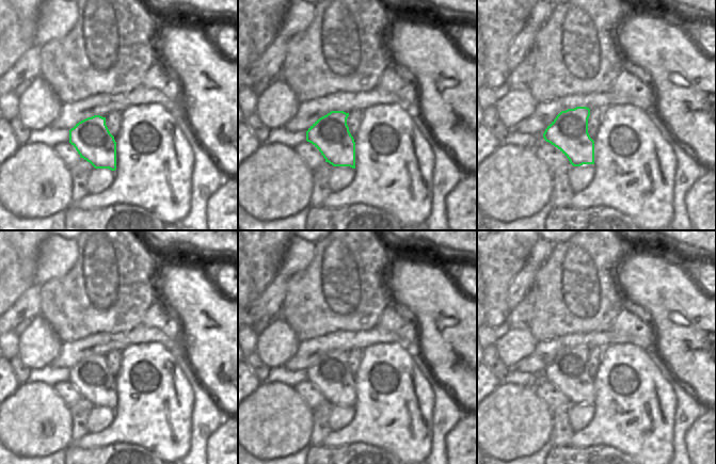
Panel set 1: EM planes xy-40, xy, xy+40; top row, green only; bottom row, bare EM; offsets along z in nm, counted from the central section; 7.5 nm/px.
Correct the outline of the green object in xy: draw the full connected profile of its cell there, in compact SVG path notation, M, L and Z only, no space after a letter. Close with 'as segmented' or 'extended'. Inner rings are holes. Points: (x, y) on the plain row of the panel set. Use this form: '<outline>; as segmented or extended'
M331 350L308 367L306 380L333 405L355 407L355 381L347 364L348 355L344 350Z; as segmented

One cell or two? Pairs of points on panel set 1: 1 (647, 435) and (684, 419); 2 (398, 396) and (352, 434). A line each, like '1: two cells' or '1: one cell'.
1: two cells
2: one cell

